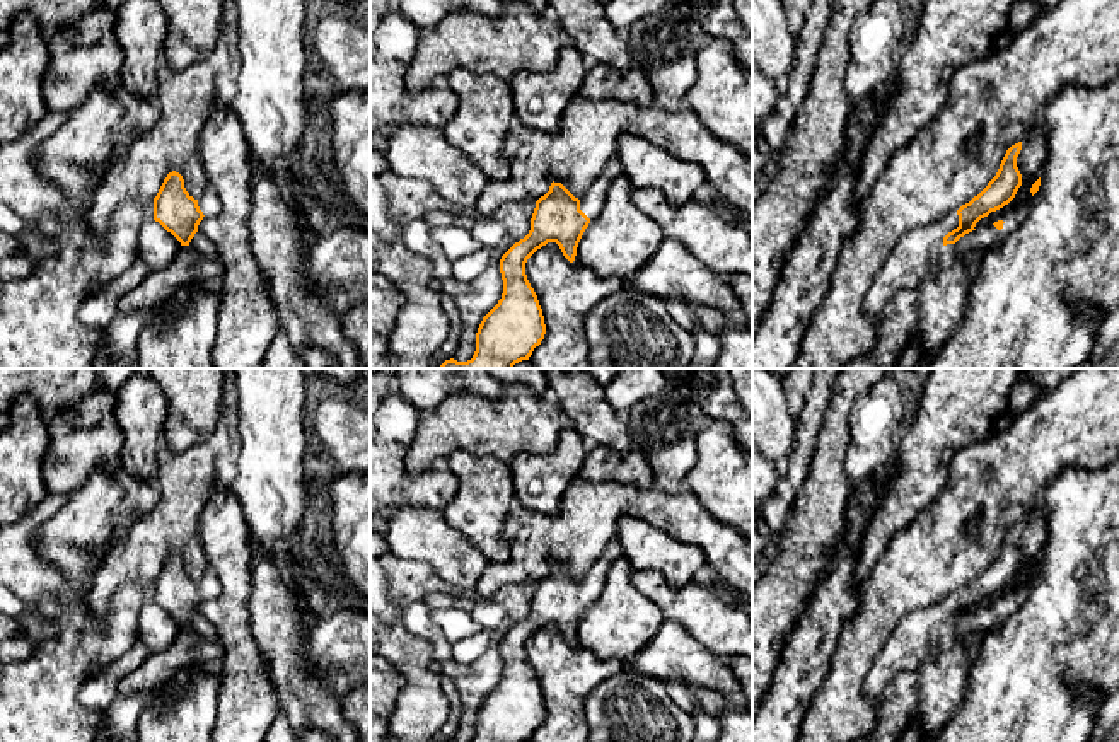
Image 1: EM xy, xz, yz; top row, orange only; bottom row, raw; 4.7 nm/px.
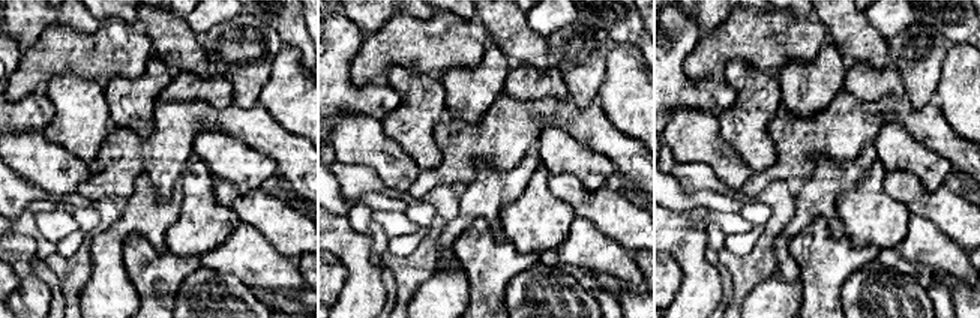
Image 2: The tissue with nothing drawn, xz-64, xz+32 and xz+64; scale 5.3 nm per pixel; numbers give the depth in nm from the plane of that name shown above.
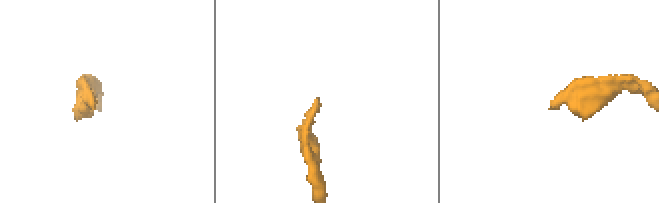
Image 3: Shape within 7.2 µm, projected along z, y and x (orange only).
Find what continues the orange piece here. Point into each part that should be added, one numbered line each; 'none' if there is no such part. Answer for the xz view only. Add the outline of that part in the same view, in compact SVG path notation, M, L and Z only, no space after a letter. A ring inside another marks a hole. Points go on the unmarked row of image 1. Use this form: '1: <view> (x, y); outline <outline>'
1: xz (592, 582); outline M616 537L607 544L606 551L597 558L597 561L592 565L592 568L582 577L580 580L580 592L592 602L599 597L607 571L612 565L612 561L623 556L623 549L617 544Z

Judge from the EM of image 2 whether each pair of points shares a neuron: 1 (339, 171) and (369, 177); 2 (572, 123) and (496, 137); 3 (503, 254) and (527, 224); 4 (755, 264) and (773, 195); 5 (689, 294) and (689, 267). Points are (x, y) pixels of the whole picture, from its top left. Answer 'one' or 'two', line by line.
1: one
2: one
3: two
4: one
5: one

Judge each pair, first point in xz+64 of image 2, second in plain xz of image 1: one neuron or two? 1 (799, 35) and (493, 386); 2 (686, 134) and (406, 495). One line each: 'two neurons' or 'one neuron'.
1: two neurons
2: two neurons

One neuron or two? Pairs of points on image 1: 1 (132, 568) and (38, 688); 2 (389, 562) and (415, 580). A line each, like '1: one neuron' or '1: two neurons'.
1: two neurons
2: one neuron

